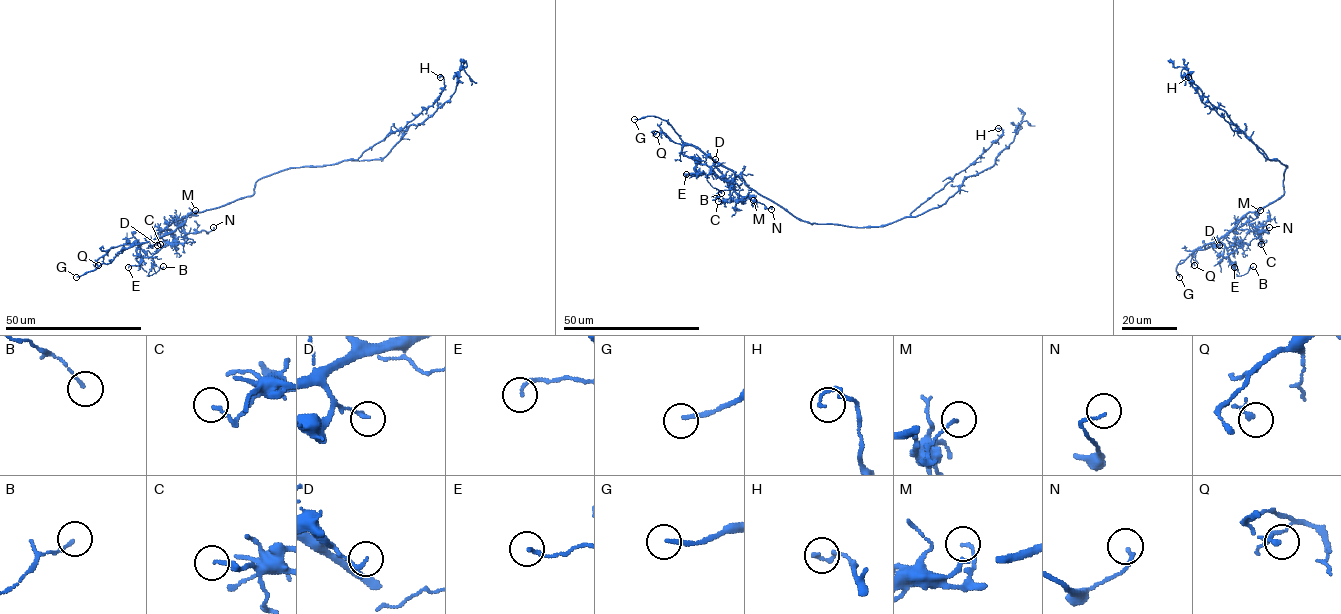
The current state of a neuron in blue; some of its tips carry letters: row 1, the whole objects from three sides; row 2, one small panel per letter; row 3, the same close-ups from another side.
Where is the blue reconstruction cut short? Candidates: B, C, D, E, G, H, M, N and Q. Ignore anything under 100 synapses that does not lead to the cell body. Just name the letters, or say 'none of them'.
G

